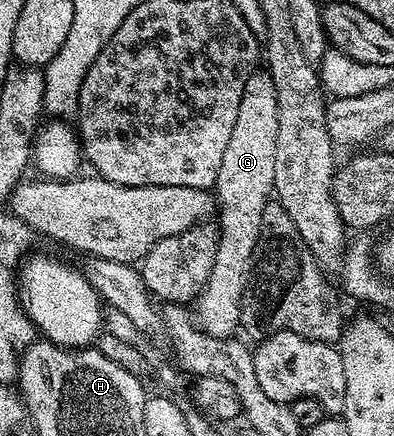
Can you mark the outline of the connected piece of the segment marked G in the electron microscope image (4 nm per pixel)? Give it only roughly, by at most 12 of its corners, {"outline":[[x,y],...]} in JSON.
{"outline":[[245,81],[221,161],[215,265],[193,303],[215,338],[239,314],[275,189],[277,89]]}

